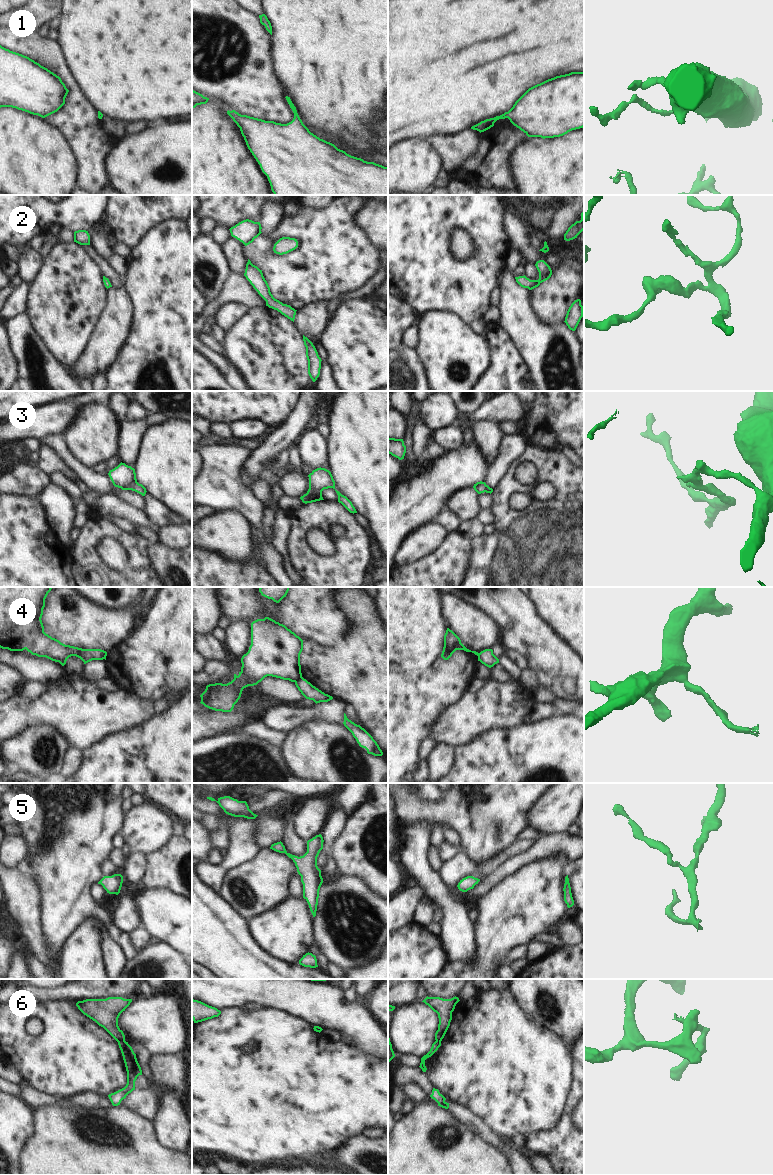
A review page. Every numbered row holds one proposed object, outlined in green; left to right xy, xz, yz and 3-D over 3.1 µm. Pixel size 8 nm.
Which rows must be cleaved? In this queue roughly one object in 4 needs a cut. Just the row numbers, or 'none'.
4, 6

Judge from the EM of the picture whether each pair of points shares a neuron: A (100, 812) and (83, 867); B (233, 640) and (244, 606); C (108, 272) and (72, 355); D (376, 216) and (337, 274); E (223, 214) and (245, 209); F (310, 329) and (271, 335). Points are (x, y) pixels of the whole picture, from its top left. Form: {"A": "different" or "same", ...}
{"A": "same", "B": "different", "C": "different", "D": "different", "E": "same", "F": "different"}

